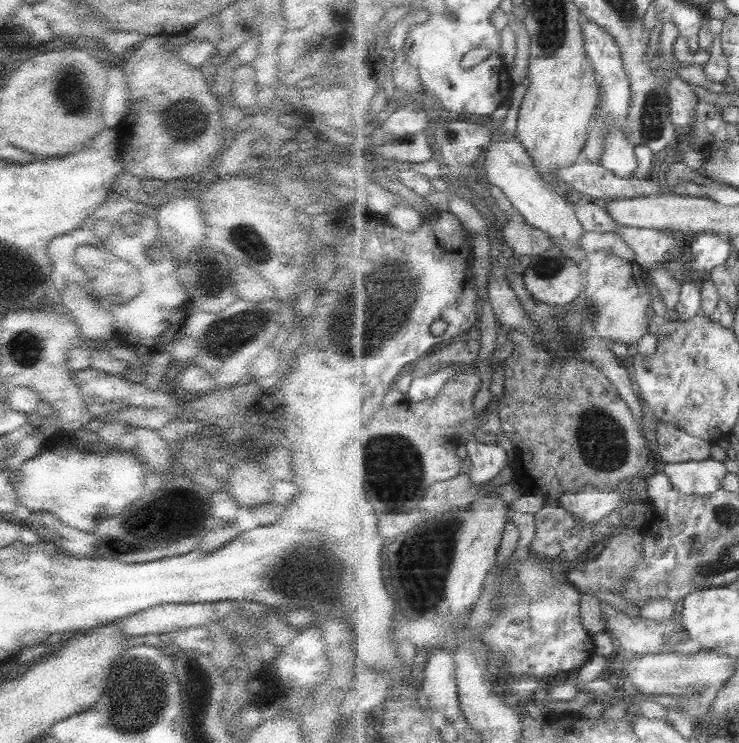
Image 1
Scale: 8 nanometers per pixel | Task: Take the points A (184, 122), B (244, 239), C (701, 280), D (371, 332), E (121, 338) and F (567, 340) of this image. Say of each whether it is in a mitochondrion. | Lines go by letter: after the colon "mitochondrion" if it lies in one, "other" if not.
A: mitochondrion
B: mitochondrion
C: other
D: mitochondrion
E: other
F: mitochondrion

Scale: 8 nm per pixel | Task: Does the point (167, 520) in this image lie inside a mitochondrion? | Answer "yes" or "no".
yes

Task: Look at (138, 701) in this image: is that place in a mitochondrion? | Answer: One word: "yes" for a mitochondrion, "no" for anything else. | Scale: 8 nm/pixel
yes

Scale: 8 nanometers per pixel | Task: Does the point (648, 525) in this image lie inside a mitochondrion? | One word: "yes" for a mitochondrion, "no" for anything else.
no

